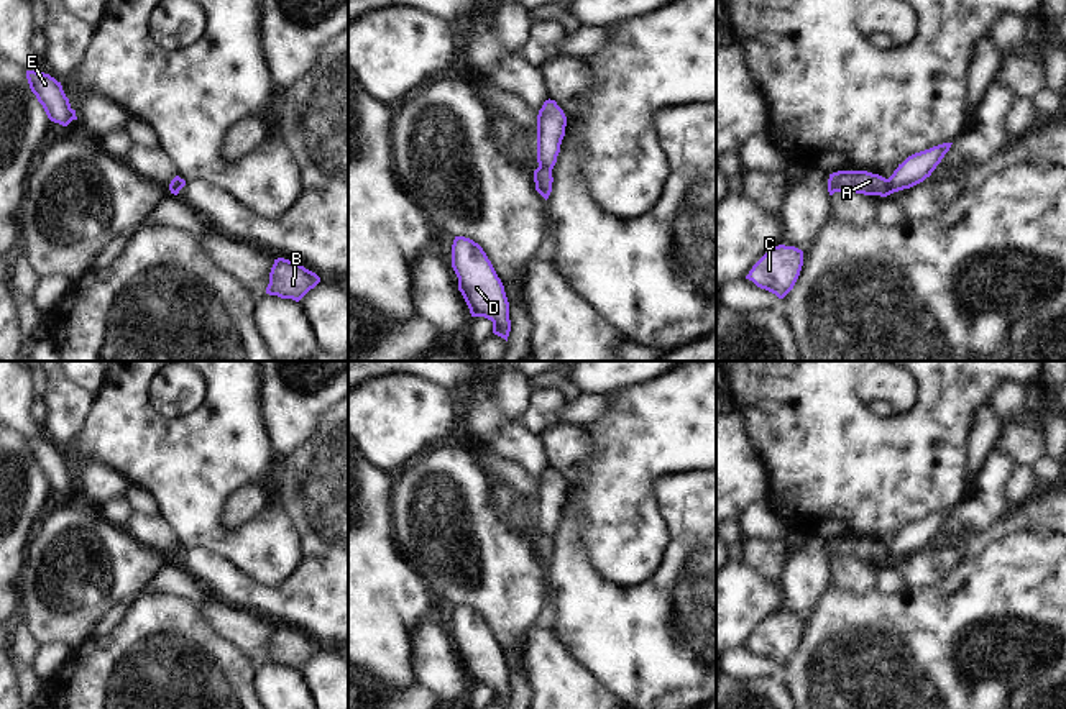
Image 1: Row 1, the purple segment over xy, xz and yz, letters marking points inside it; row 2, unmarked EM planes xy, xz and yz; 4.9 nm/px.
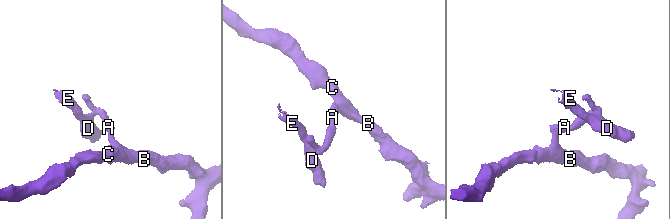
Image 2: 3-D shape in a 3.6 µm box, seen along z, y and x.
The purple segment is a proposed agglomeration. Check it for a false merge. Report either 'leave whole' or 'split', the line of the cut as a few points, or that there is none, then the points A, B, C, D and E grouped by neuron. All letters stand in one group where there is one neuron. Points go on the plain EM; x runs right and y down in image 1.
split; cut yz (887, 547), (892, 560); groups A B C / D E

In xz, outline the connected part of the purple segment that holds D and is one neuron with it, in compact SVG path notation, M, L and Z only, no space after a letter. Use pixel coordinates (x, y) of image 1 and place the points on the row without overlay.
M455 604L452 612L452 635L471 684L493 689L493 701L508 709L511 699L509 670L483 615L470 606Z

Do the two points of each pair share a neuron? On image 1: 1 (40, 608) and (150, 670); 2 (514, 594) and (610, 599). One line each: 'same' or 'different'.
1: different
2: different

